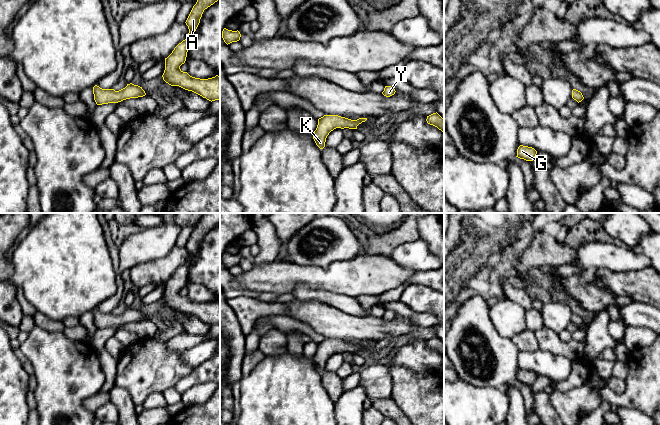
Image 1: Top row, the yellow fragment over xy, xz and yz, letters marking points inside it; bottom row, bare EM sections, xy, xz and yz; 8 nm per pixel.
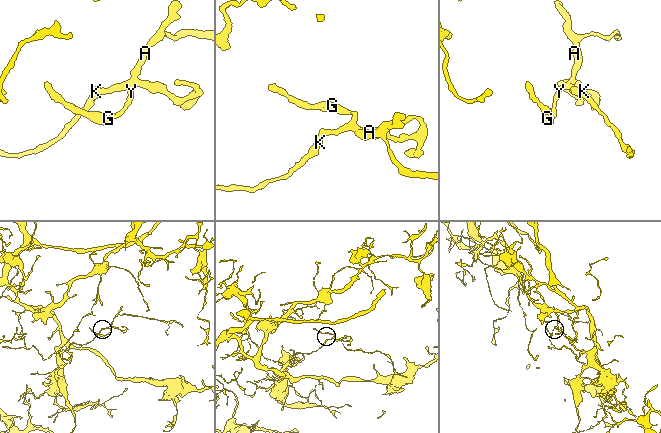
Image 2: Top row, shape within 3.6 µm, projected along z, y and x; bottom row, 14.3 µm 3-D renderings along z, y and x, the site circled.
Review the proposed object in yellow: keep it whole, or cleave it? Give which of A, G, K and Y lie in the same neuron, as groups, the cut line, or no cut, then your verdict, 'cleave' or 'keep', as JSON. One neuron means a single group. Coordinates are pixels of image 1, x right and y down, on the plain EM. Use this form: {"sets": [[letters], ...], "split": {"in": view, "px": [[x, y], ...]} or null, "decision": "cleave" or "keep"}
{"sets": [["A", "G", "K", "Y"]], "split": null, "decision": "keep"}

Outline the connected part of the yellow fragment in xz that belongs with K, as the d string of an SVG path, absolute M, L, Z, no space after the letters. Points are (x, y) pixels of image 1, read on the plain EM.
M324 339L318 343L318 349L313 357L313 363L316 369L323 373L325 371L326 362L331 355L336 352L349 352L357 353L357 350L362 346L365 346L367 342L359 342L357 344L351 344L338 339Z

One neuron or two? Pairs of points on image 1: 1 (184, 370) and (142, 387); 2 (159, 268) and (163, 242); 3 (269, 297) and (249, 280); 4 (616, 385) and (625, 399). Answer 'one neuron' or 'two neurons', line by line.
1: one neuron
2: two neurons
3: two neurons
4: two neurons

